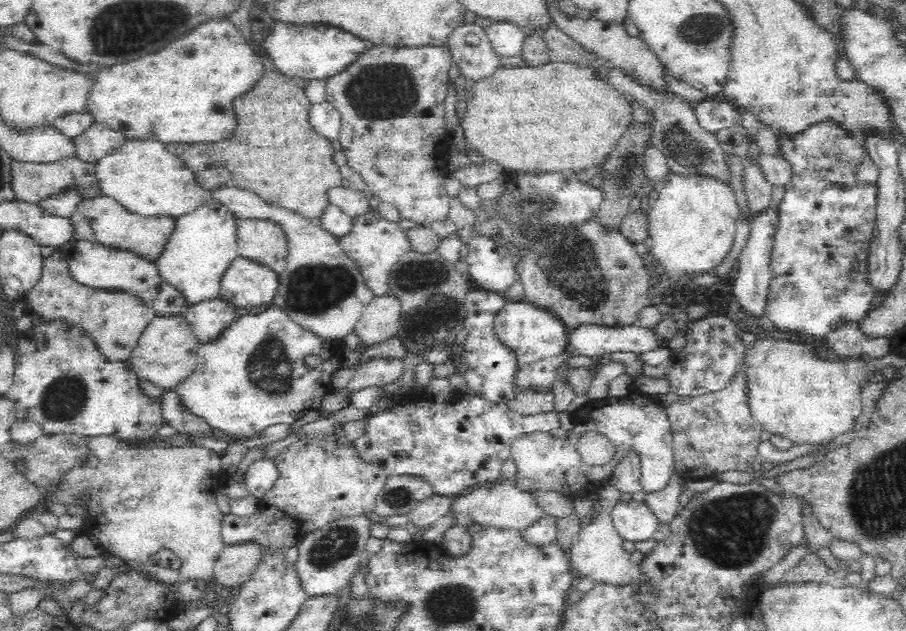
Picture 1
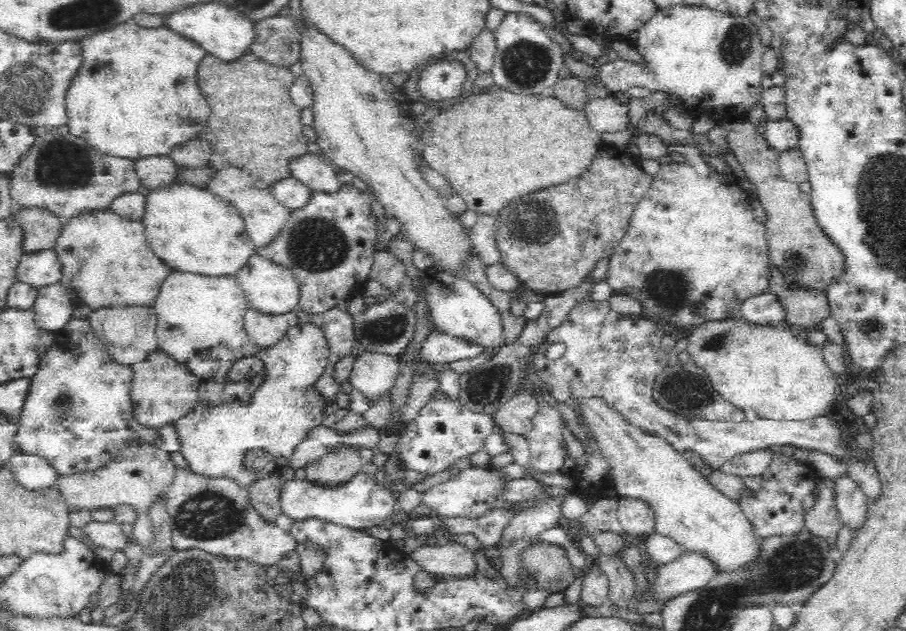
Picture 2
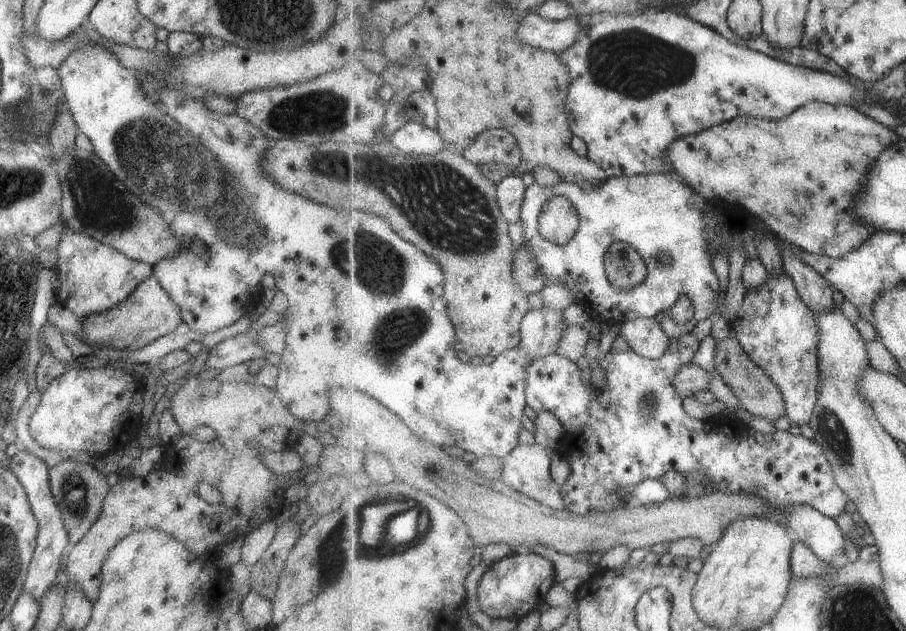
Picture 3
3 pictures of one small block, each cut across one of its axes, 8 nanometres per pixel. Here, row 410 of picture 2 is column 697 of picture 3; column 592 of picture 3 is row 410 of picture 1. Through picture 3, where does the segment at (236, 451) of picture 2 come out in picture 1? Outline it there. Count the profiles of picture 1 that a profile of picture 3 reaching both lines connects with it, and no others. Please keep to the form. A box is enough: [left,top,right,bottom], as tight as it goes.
[174,304,344,441]

